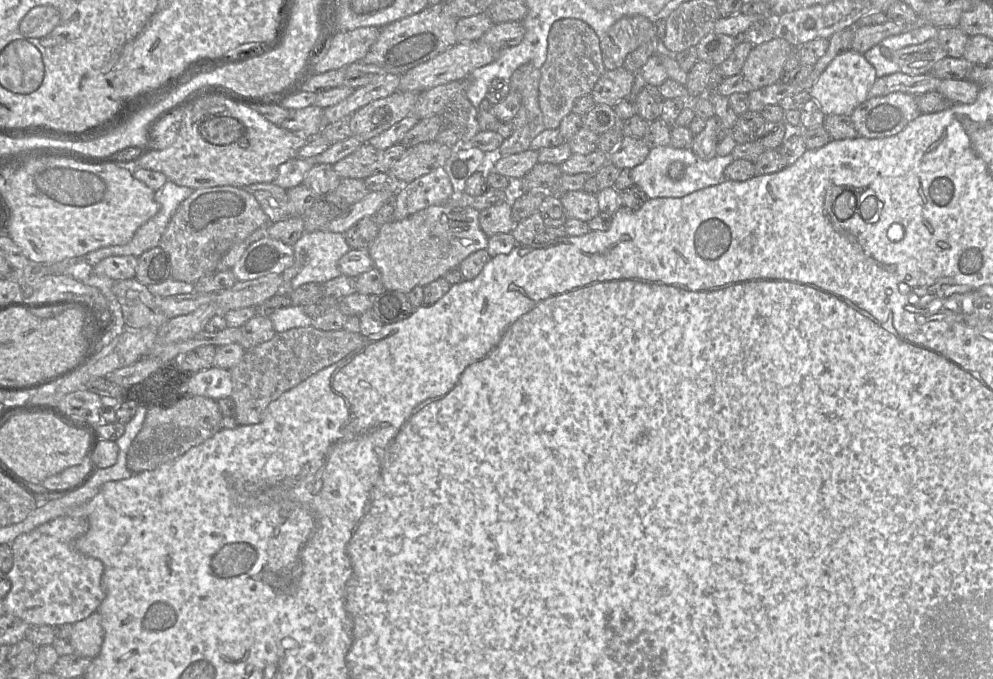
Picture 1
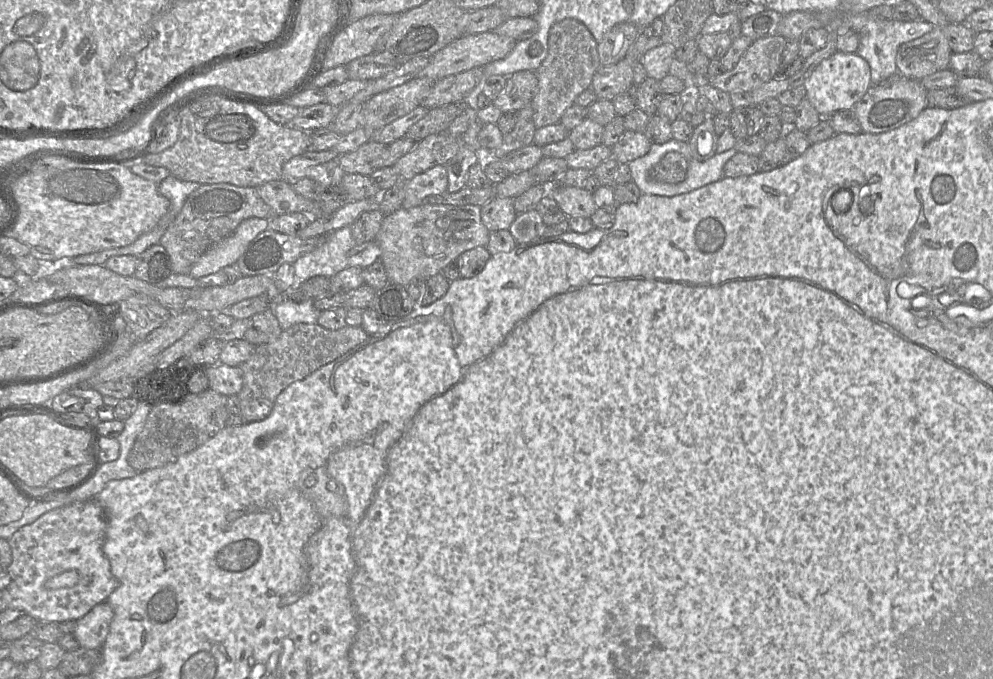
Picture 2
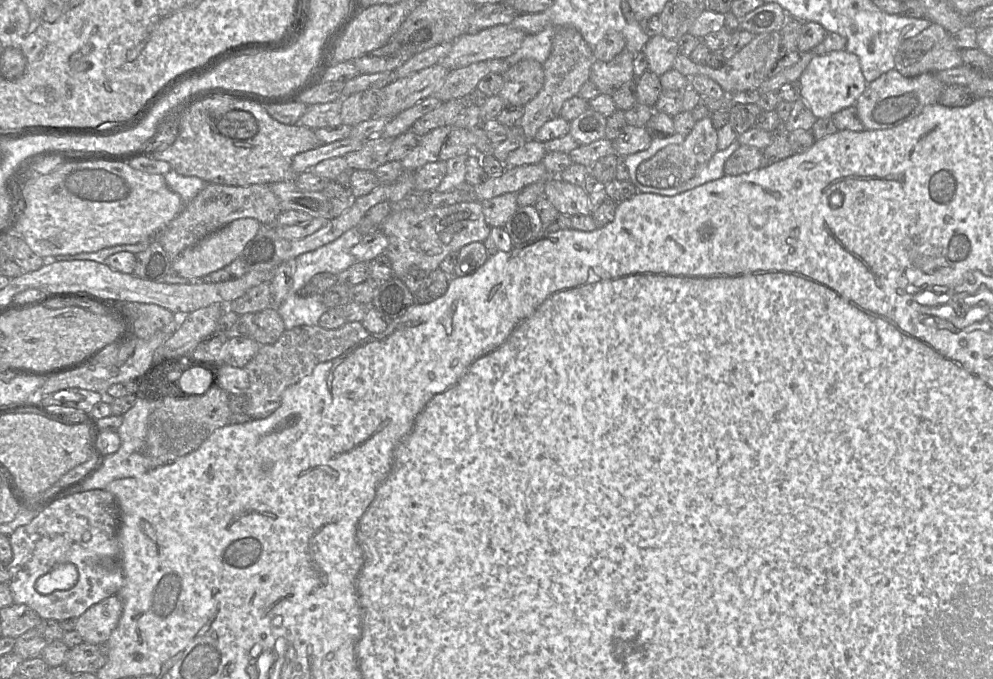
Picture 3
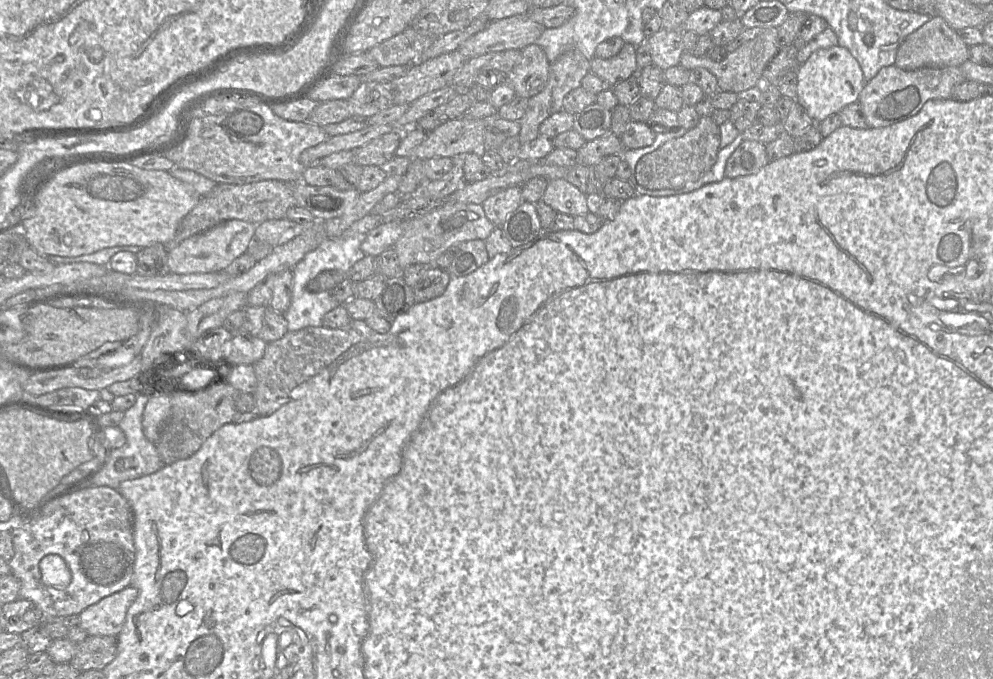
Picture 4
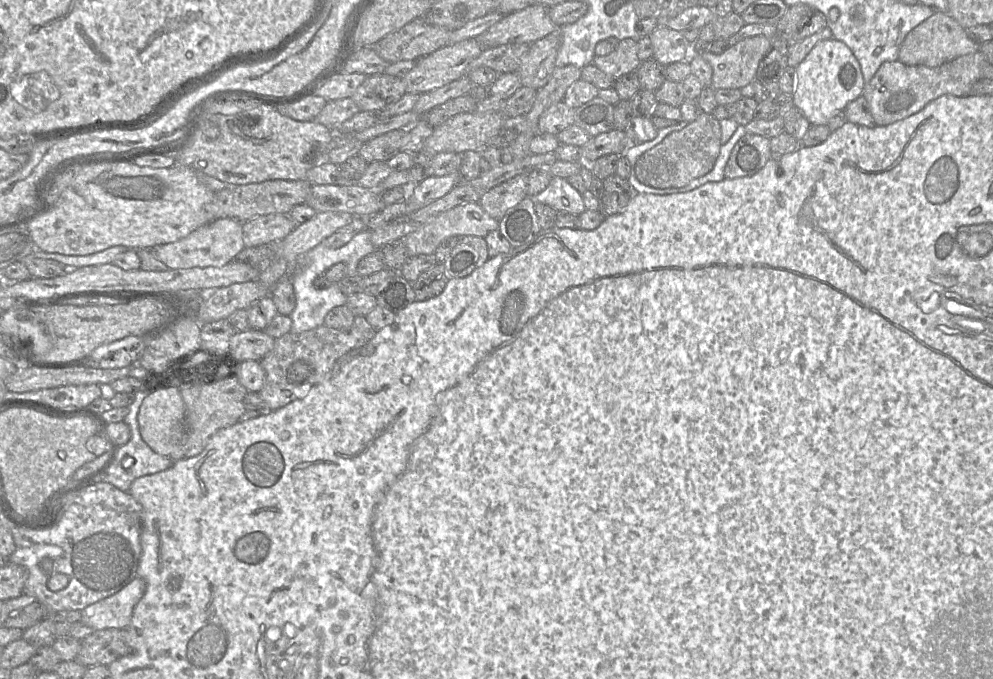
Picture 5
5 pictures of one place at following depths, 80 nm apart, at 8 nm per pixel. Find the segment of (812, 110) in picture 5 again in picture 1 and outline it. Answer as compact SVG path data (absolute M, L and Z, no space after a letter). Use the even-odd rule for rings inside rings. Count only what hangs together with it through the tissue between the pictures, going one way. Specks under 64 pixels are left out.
M846 50L831 61L818 81L811 87L809 93L826 116L851 115L857 106L869 98L869 90L876 79L877 75L874 67L863 54L854 50Z

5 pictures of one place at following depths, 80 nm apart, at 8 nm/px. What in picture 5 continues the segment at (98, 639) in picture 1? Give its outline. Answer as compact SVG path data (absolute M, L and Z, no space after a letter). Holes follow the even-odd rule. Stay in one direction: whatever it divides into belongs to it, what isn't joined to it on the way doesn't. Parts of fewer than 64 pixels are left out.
M137 576L117 593L85 607L81 621L95 630L127 629L134 608L146 591L146 581Z

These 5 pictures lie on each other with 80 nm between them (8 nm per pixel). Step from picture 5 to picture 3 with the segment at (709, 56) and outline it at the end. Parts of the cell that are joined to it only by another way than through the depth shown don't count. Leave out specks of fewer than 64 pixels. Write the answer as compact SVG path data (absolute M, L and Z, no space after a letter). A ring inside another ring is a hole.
M774 31L759 34L744 46L731 59L727 60L720 69L711 68L705 64L694 63L690 57L679 54L673 65L681 74L690 78L696 75L704 75L717 82L724 92L732 95L735 92L758 90L759 87L772 75L772 69L781 56L781 35Z

